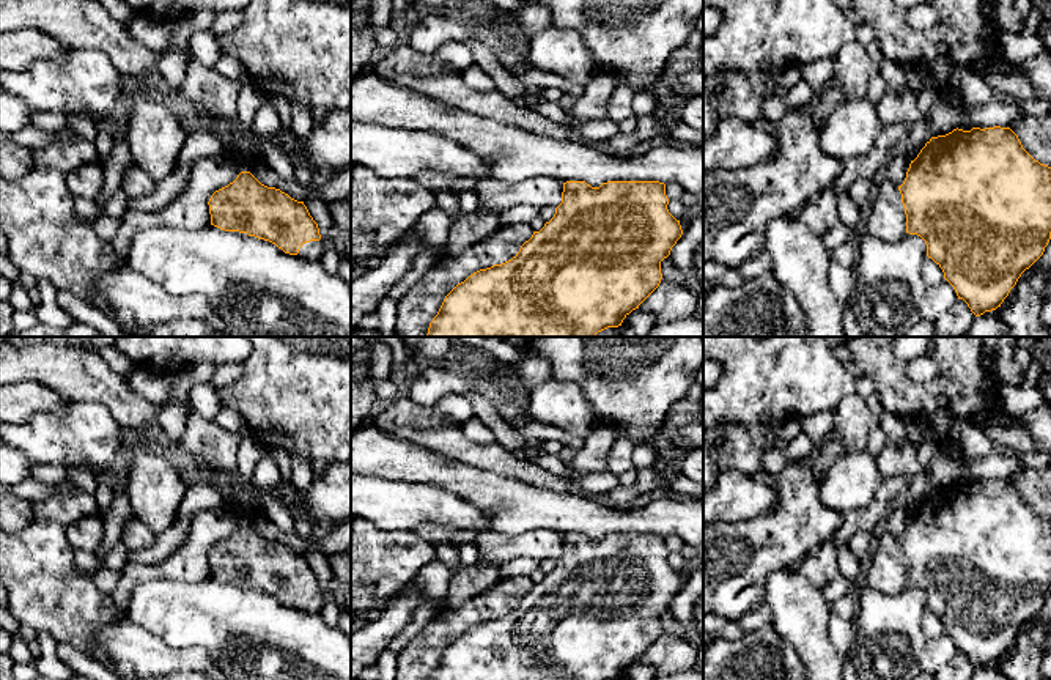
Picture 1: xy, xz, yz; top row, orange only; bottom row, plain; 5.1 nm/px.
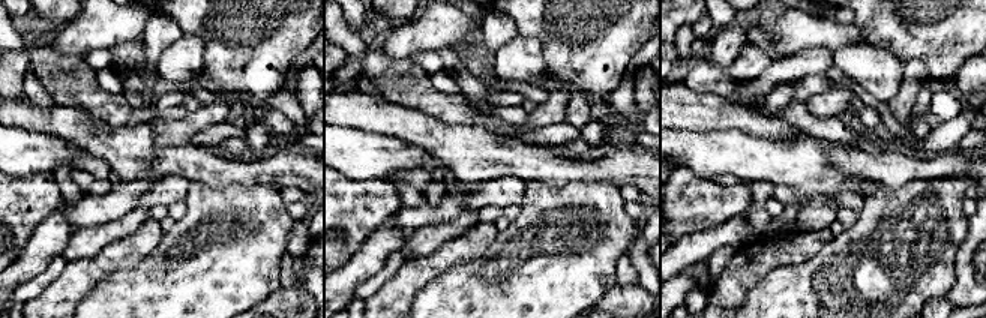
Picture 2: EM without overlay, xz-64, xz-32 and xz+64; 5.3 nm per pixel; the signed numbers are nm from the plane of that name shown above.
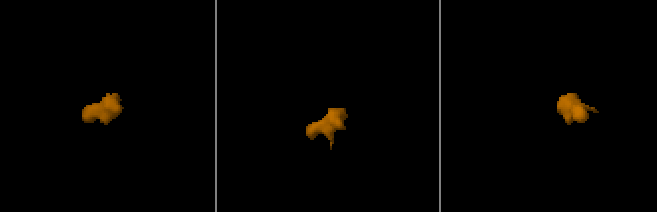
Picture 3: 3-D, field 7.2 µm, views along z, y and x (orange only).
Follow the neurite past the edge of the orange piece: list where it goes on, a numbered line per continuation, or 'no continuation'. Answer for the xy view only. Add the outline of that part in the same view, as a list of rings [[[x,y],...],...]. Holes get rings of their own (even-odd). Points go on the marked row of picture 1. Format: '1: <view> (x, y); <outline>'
1: xy (312, 251); [[[319,239],[319,241],[310,241],[302,244],[297,255],[310,261],[321,261],[323,252],[324,252],[324,246]]]

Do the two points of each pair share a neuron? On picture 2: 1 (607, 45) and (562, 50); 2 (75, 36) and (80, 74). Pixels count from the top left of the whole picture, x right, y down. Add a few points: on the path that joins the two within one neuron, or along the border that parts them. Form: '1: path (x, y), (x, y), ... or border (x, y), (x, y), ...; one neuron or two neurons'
1: path (596, 45), (589, 45), (583, 51), (572, 51); one neuron
2: border (50, 44), (60, 53), (78, 53), (81, 56); two neurons

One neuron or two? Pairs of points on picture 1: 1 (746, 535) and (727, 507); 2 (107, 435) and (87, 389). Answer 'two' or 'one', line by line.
1: two
2: two

